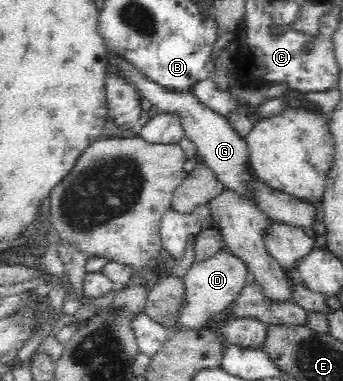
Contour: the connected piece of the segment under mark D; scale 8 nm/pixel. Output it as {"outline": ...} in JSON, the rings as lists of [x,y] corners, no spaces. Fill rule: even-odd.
{"outline":[[[223,236],[222,242],[222,247],[213,258],[199,263],[194,262],[182,278],[187,299],[185,299],[185,307],[180,310],[182,312],[178,319],[178,329],[175,330],[196,329],[205,324],[211,315],[228,309],[238,299],[243,286],[246,285],[247,273],[250,273],[247,264],[235,258],[235,255],[227,250]]]}

